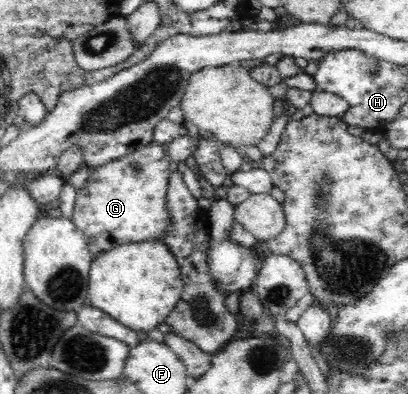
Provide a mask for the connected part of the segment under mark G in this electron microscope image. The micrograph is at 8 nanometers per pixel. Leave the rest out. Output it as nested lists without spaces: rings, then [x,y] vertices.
[[[153,141],[117,160],[93,167],[85,186],[76,190],[72,222],[85,236],[93,258],[123,243],[161,241],[168,230],[167,188],[171,170],[166,146]]]

